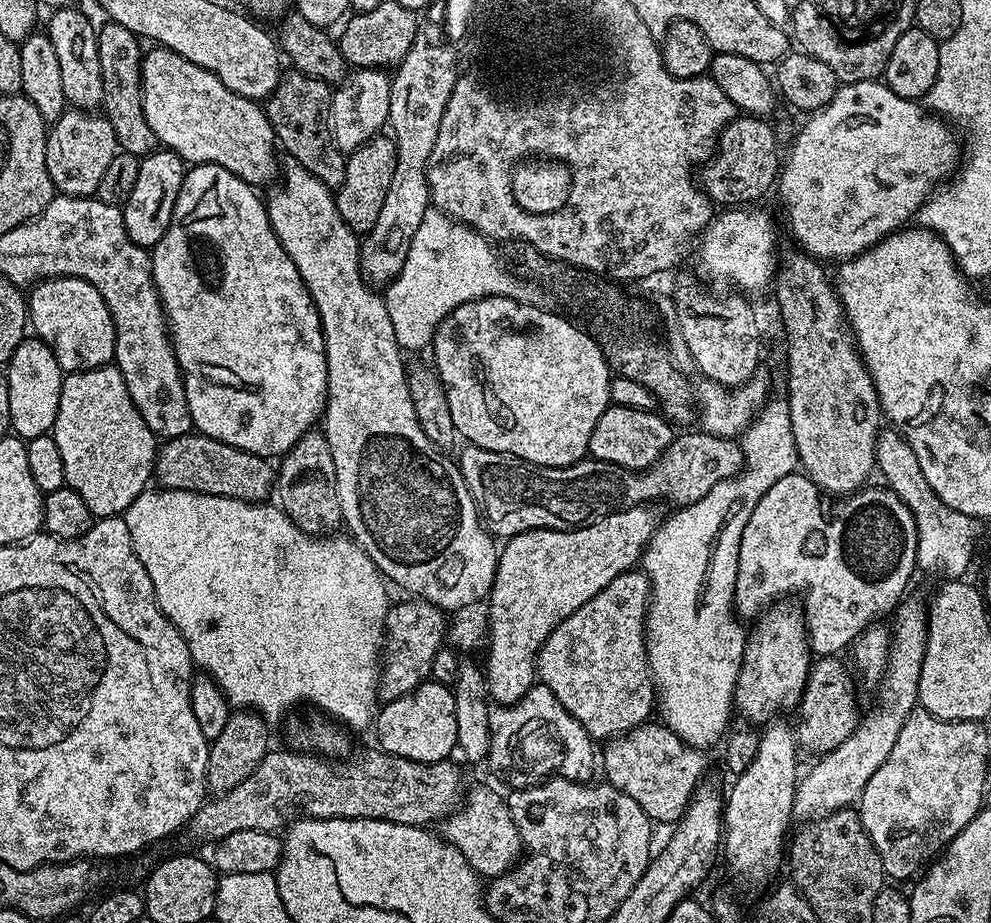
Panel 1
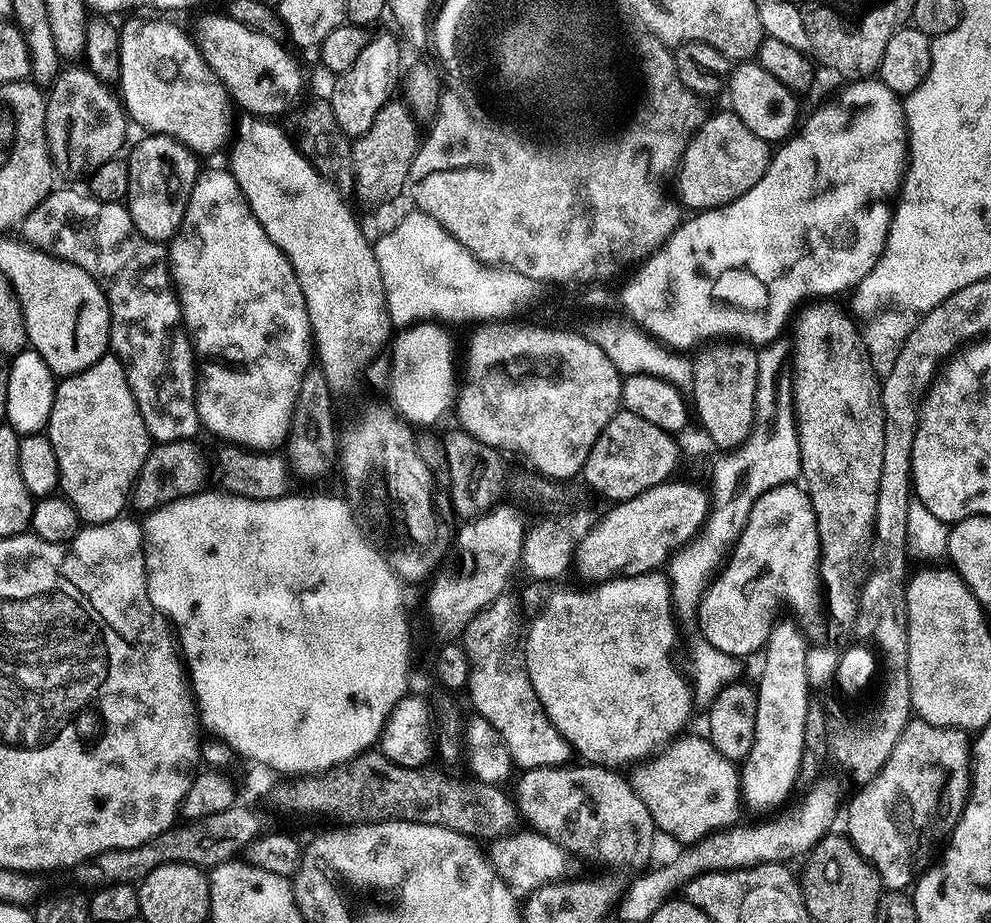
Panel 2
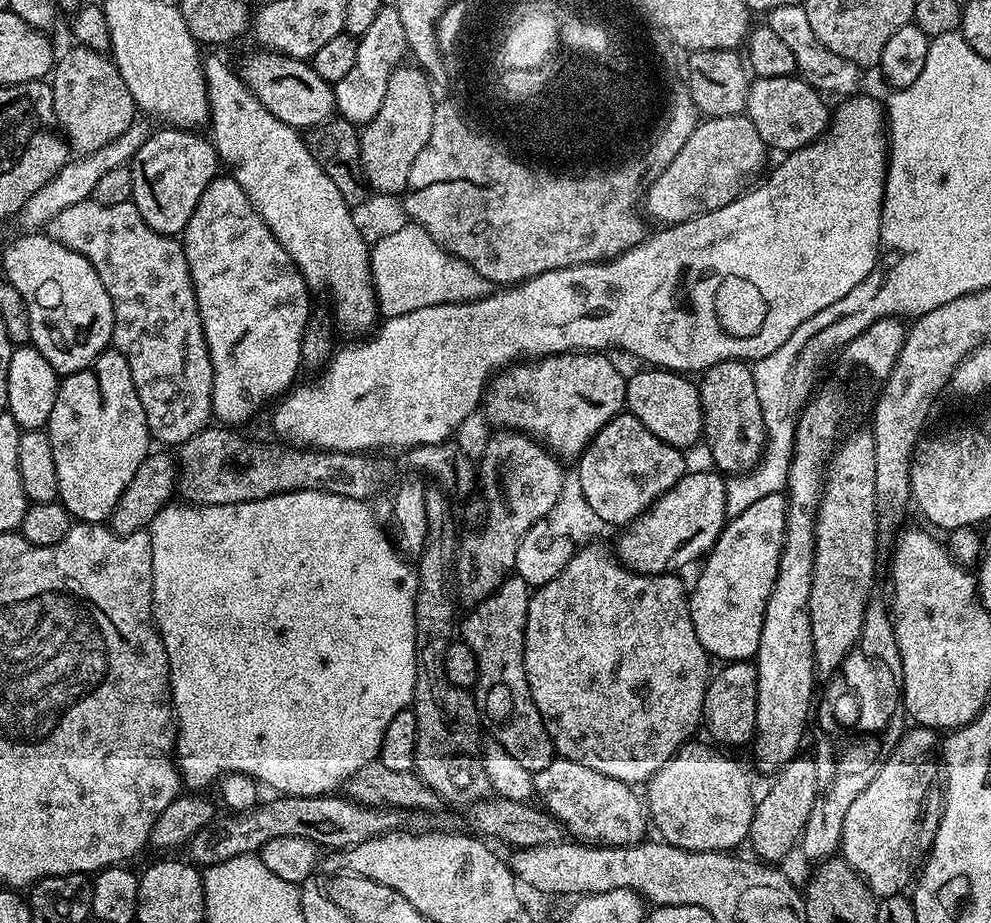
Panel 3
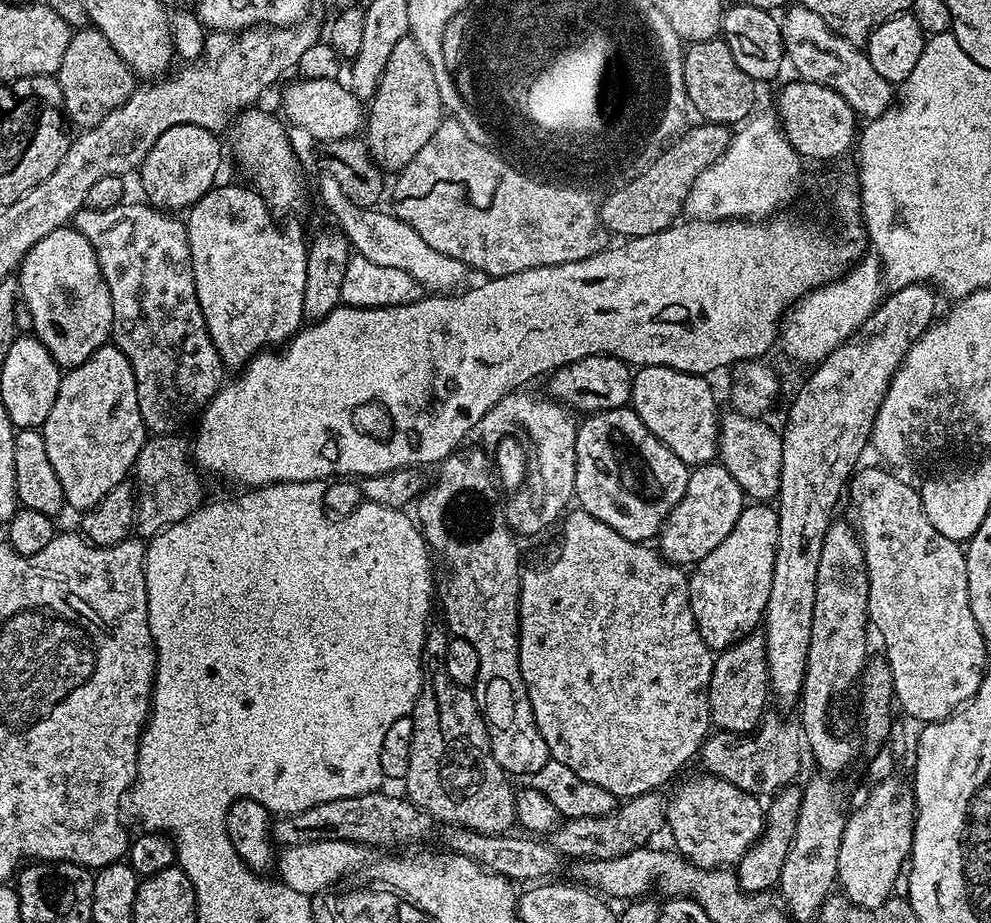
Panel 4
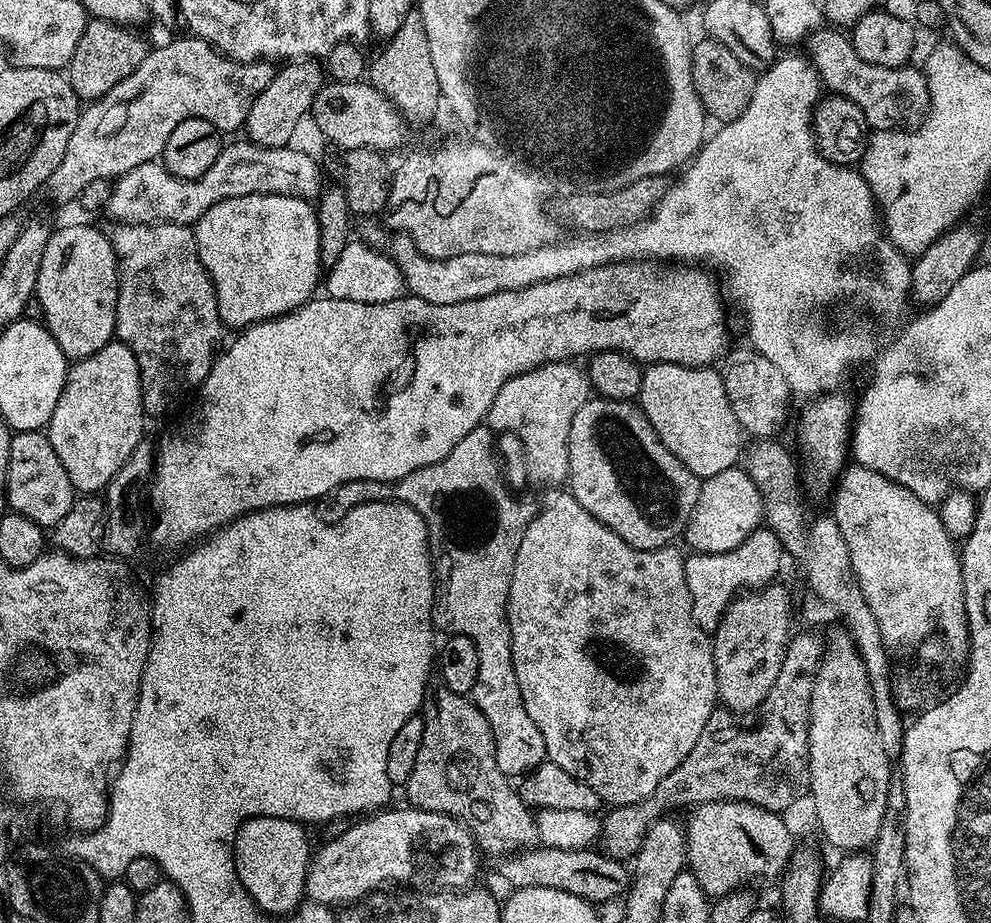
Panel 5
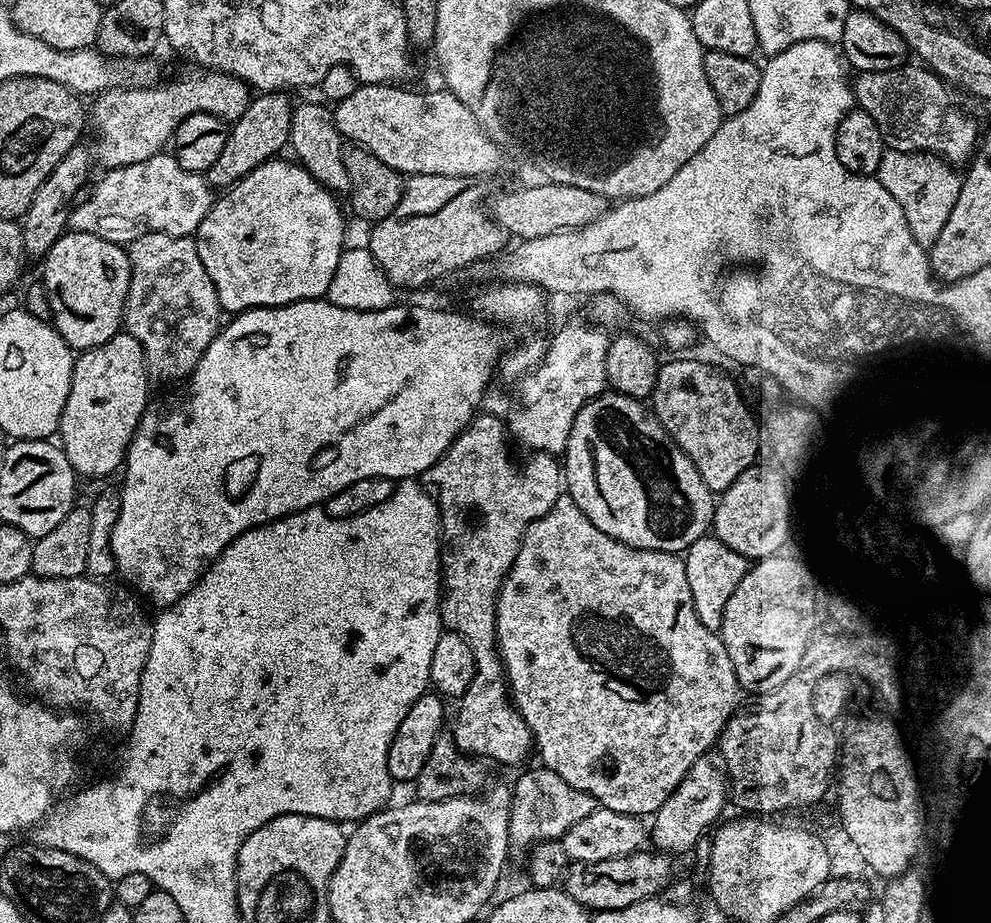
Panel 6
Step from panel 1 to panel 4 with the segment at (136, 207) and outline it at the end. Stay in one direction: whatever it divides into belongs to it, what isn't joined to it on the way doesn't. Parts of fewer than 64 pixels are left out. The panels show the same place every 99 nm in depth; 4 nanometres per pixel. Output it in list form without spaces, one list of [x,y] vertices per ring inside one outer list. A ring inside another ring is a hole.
[[[174,126],[154,142],[150,154],[141,162],[138,169],[140,176],[140,188],[144,191],[143,199],[151,207],[167,210],[169,213],[179,213],[181,210],[187,210],[192,205],[197,204],[206,195],[208,191],[217,183],[216,175],[220,172],[220,139],[217,133],[206,130],[202,126]]]

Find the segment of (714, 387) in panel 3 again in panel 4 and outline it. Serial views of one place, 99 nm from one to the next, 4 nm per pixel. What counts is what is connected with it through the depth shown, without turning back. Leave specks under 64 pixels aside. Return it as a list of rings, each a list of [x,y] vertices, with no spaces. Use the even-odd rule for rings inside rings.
[[[728,410],[723,413],[720,421],[720,450],[718,453],[719,463],[723,464],[726,470],[738,486],[742,486],[745,497],[752,502],[772,502],[780,495],[780,483],[782,482],[782,435],[776,432],[767,424],[767,419],[755,416],[744,416],[735,410]]]

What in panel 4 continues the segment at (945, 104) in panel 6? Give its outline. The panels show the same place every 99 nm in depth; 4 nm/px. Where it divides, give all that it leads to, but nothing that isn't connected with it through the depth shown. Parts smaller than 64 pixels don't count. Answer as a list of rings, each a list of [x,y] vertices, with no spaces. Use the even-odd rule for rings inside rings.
[[[803,6],[790,8],[783,13],[785,16],[782,16],[780,20],[780,33],[782,34],[787,63],[790,68],[792,64],[793,70],[796,71],[793,73],[799,79],[818,82],[822,86],[842,94],[842,98],[846,98],[846,102],[850,102],[850,106],[856,112],[857,117],[863,118],[865,121],[877,120],[880,115],[893,107],[894,86],[886,78],[882,78],[882,74],[878,74],[878,70],[874,70],[874,66],[870,66],[867,51],[861,50],[849,40],[843,40],[841,36],[834,34],[830,30],[830,26],[826,26],[826,22],[822,22],[822,18],[818,18],[818,14],[814,14],[814,10]]]

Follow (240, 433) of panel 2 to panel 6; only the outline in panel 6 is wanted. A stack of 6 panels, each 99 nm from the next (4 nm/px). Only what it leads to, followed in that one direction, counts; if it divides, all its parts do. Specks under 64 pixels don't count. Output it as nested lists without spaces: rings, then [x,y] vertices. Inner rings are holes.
[[[273,158],[260,164],[250,174],[246,174],[223,194],[212,201],[212,208],[202,218],[194,237],[198,246],[198,258],[202,258],[202,266],[206,266],[206,274],[210,274],[210,282],[214,282],[214,290],[218,290],[218,302],[225,313],[246,312],[250,308],[277,308],[283,304],[293,304],[299,300],[314,300],[323,297],[330,286],[330,278],[334,278],[334,270],[338,267],[338,258],[344,253],[344,212],[340,209],[337,197],[326,186],[315,180],[299,162],[291,159]]]

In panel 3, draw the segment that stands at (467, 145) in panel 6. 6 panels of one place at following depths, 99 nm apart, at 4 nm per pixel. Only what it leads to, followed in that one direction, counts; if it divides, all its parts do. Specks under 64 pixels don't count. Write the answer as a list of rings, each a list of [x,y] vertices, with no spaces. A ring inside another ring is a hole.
[[[256,50],[252,60],[246,61],[238,68],[238,75],[259,98],[262,106],[266,106],[266,110],[270,110],[270,114],[274,114],[278,122],[286,122],[286,126],[291,128],[316,128],[333,119],[336,112],[336,93],[333,85],[327,84],[307,60],[295,60],[281,55],[280,52]]]

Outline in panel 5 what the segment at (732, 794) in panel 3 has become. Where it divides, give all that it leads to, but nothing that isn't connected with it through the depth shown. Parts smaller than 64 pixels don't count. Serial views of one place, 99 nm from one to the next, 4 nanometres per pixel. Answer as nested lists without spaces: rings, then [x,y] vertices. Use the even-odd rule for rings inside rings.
[[[715,800],[709,804],[698,804],[691,809],[692,817],[686,820],[688,837],[687,867],[696,876],[705,896],[715,898],[735,892],[737,888],[747,885],[747,880],[772,880],[787,869],[792,858],[792,832],[788,829],[785,817],[779,812],[768,812],[746,802],[737,800]]]

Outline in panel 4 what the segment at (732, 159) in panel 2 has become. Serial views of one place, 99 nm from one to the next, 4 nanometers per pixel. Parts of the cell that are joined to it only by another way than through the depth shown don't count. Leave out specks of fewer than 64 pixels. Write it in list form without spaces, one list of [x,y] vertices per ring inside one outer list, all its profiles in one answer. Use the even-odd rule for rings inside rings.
[[[700,122],[697,125],[697,128],[689,127],[675,143],[665,148],[662,155],[638,178],[634,178],[629,184],[623,184],[620,188],[609,192],[601,201],[599,204],[600,222],[611,235],[613,232],[614,235],[620,236],[616,238],[631,238],[645,236],[646,234],[658,234],[662,230],[671,228],[681,219],[684,204],[688,200],[688,195],[696,179],[728,149],[728,144],[733,138],[733,133],[723,124]]]

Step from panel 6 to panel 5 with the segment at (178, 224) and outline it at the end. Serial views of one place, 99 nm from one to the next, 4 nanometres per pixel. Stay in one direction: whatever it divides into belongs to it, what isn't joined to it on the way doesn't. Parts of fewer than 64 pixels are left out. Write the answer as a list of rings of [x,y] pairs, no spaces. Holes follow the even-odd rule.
[[[241,138],[237,144],[225,143],[220,149],[218,158],[214,158],[214,166],[210,166],[206,174],[193,180],[178,178],[170,174],[164,168],[163,163],[151,160],[142,166],[134,166],[134,170],[119,176],[113,183],[106,212],[113,216],[116,224],[186,224],[192,226],[202,218],[202,214],[206,214],[206,210],[210,210],[210,206],[226,198],[242,198],[250,194],[269,192],[279,196],[297,196],[303,200],[315,201],[324,191],[326,181],[320,177],[320,168],[316,165],[315,158],[296,147],[260,148],[247,138]]]

